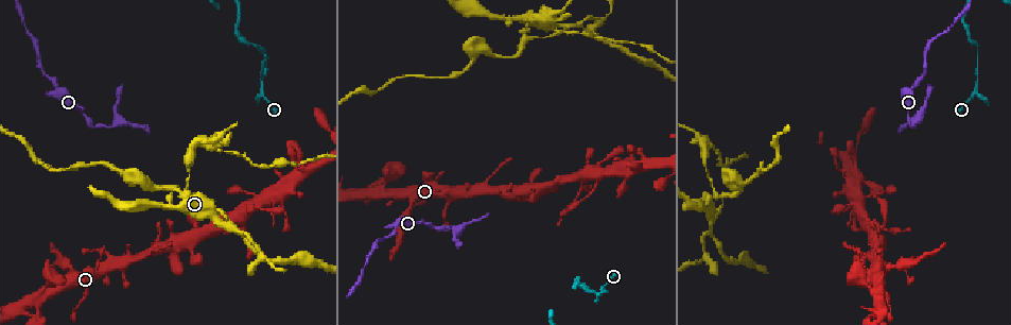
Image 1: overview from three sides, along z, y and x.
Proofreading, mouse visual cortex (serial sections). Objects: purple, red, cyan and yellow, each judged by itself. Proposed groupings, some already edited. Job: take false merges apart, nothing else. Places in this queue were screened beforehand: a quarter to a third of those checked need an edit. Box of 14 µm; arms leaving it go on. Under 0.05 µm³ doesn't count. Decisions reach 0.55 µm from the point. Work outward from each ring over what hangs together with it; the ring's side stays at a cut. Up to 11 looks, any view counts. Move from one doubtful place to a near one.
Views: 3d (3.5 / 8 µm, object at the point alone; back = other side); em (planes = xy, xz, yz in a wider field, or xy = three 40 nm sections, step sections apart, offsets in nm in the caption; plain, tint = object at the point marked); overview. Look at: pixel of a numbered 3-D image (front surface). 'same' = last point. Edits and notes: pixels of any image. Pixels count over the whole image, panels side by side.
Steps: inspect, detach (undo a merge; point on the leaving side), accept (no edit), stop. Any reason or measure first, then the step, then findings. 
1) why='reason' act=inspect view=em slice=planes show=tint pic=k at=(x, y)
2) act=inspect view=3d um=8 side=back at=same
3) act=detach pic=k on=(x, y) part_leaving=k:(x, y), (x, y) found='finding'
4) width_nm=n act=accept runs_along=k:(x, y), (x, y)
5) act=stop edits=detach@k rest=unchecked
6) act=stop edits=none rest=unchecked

why='abrupt turn' act=inspect view=em slice=xy step=3 show=tint pic=1 at=(118, 122)

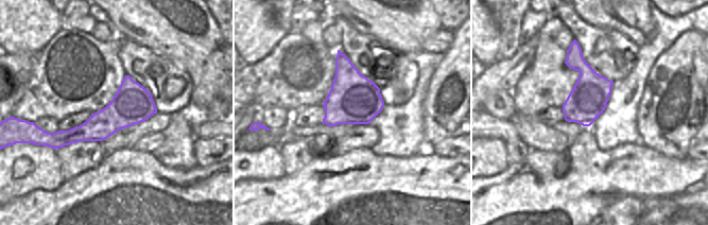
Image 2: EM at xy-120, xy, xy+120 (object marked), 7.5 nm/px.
why='see where the arms go' act=inspect view=3d um=3.5 at=same

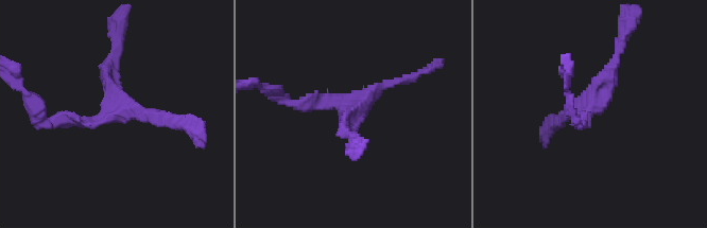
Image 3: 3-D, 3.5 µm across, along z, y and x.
act=accept found='continuous, no second cell'

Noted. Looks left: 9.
why='narrows sharply' act=inspect view=3d um=3.5 pic=1 at=(977, 74)

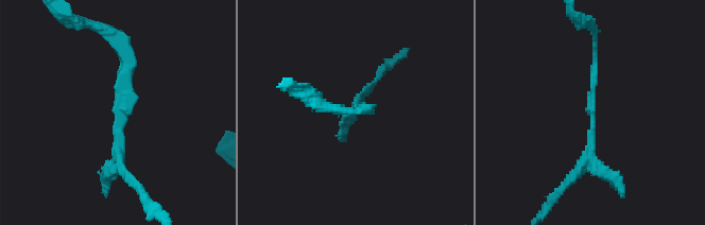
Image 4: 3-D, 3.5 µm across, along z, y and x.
act=inspect view=em slice=xy step=5 show=tint pic=4 at=(593, 112)

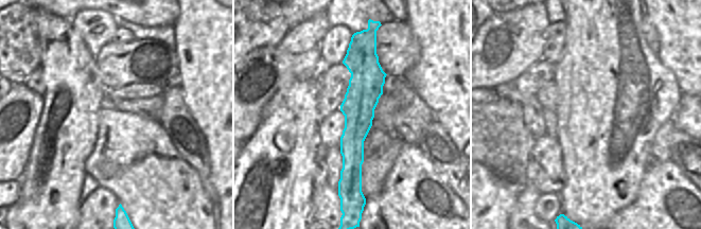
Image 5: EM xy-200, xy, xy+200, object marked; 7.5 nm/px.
act=accept runs_along=5:(361, 42), (344, 182) found='continuous, no second cell'

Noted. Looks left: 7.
why='sharp bend' act=inspect view=3d um=3.5 pic=1 at=(592, 172)

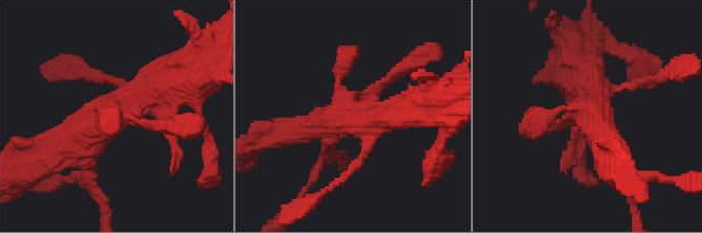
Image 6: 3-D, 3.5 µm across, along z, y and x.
act=inspect view=em slice=xy step=3 show=tint pic=6 at=(358, 115)

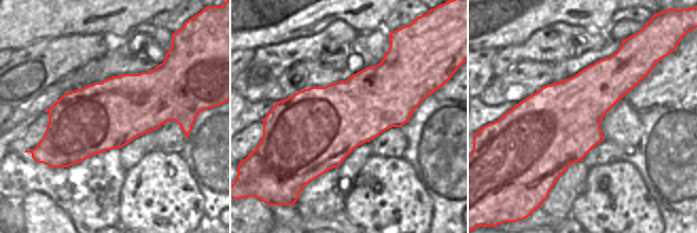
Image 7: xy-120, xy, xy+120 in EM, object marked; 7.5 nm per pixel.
act=accept runs_along=6:(64, 146), (181, 71) found='continuous, no second cell'

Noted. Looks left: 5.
why='calibre changes' act=inspect view=3d um=3.5 pic=1 at=(898, 264)

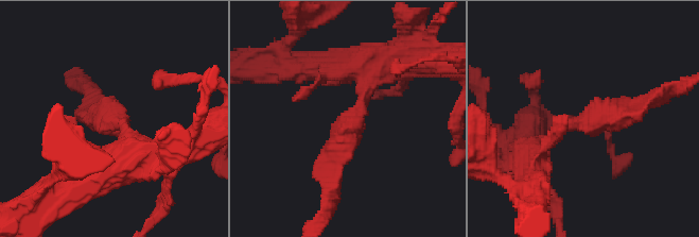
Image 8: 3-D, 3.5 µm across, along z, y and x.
why='shape alone is not enough' act=inspect view=em slice=xy step=3 show=tint pic=8 at=(116, 123)

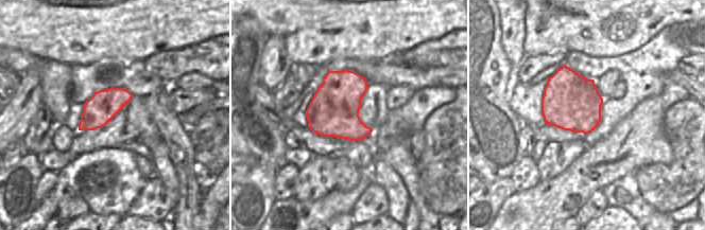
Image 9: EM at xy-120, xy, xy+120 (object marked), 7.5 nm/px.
arm_widths_nm=250,300 act=detach pic=8 on=(344, 117) part_leaving=8:(365, 90), (326, 174) found='two cells meet here'

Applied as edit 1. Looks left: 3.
act=stop edits=detach@8 rest=unchecked

